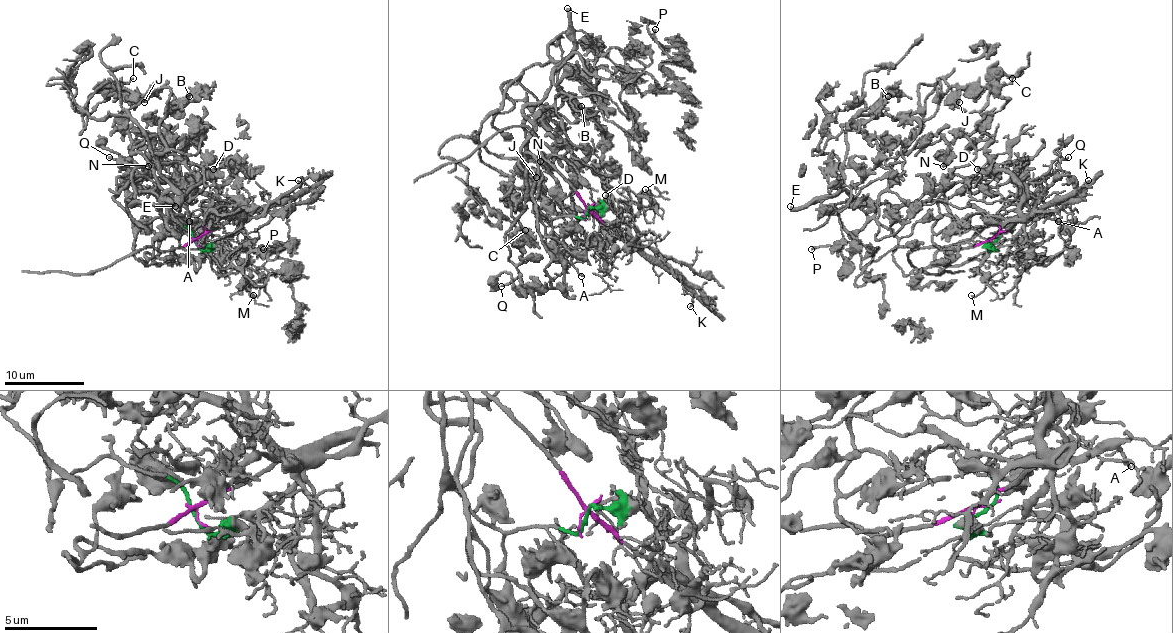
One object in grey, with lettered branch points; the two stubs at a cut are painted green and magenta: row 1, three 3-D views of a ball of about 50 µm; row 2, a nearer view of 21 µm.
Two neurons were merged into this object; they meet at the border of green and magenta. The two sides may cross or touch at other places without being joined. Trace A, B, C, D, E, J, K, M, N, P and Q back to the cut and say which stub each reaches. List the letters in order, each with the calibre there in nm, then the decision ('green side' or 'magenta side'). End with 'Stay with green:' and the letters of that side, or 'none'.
A: calibre 120 nm; magenta side
B: calibre 260 nm; green side
C: calibre 120 nm; green side
D: calibre 340 nm; magenta side
E: calibre 400 nm; green side
J: calibre 240 nm; green side
K: calibre 110 nm; magenta side
M: calibre 120 nm; magenta side
N: calibre 500 nm; green side
P: calibre 200 nm; green side
Q: calibre 140 nm; green side
Stay with green: B, C, E, J, N, P, Q

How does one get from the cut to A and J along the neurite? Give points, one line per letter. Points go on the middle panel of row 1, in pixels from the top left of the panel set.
A: (586, 210), (612, 226), (620, 236), (580, 242), (566, 250), (564, 256), (582, 276)
J: (586, 210), (546, 216), (520, 161), (524, 109), (562, 61), (530, 65), (478, 135), (496, 171), (536, 177)

